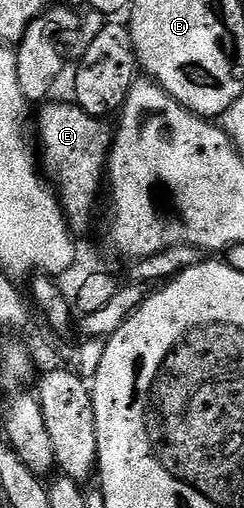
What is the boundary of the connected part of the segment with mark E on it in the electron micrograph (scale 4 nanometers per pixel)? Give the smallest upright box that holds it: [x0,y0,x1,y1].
[38,103,112,234]

